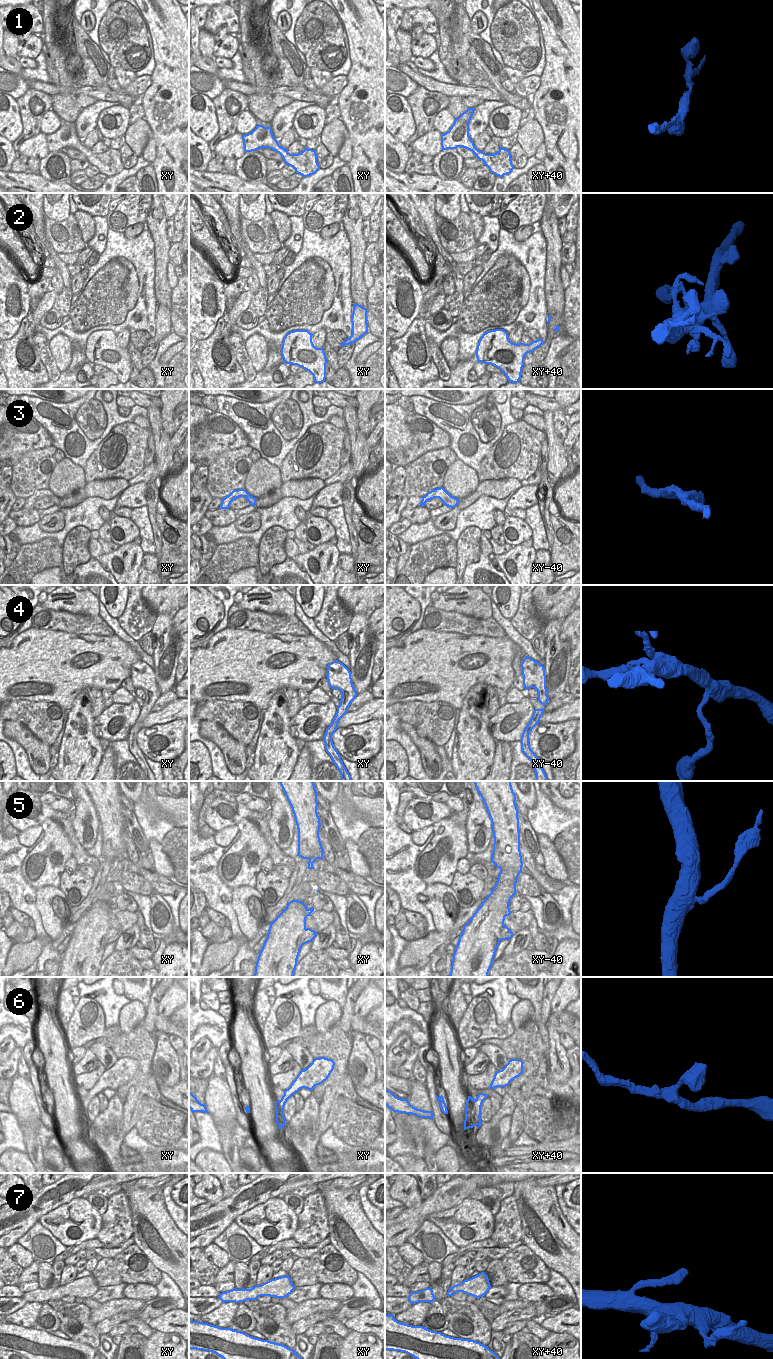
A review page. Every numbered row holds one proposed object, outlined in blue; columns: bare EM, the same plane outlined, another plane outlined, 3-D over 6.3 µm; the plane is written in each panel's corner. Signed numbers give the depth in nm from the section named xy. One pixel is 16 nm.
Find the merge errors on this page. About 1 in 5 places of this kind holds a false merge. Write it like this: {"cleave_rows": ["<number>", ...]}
{"cleave_rows": ["5"]}

